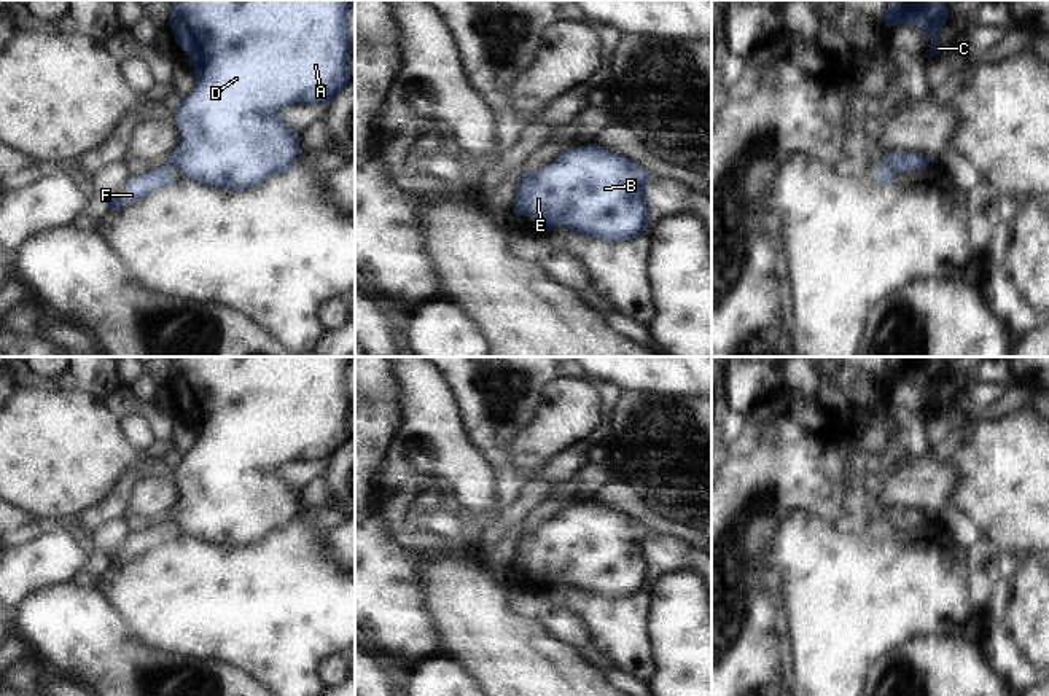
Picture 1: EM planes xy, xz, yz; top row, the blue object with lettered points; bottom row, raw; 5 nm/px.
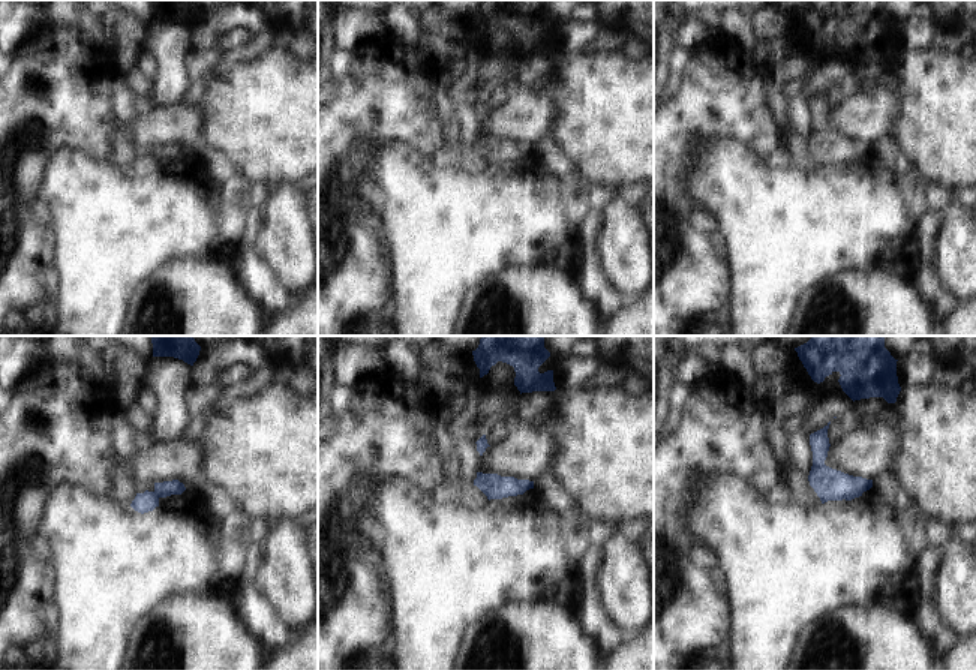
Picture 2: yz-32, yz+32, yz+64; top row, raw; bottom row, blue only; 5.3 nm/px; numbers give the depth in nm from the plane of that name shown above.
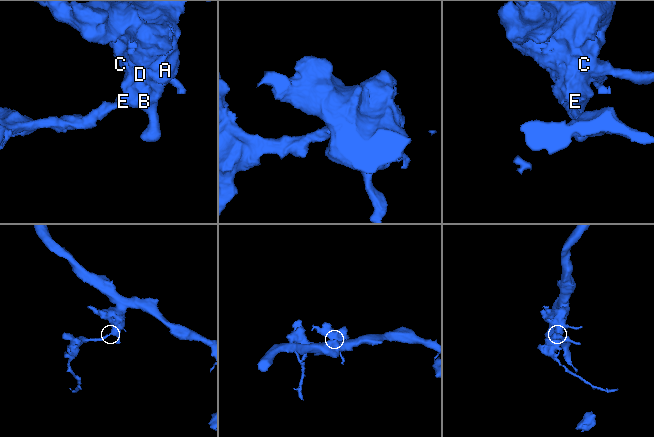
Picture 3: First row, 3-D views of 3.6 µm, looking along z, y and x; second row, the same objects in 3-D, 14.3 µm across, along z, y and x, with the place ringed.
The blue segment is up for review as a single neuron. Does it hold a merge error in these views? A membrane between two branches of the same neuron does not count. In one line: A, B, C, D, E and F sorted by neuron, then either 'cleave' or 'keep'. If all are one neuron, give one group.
A B C D E / F | cleave

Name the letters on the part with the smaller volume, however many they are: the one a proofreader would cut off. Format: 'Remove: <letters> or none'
Remove: F

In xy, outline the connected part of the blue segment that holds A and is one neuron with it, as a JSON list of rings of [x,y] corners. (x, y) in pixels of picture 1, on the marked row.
[[[172,0],[170,29],[175,41],[189,56],[189,64],[197,76],[191,92],[175,107],[174,119],[181,132],[181,142],[169,156],[169,164],[181,169],[186,178],[193,178],[212,188],[231,188],[240,191],[267,180],[277,172],[293,167],[301,154],[299,134],[283,123],[280,110],[293,104],[331,104],[347,84],[350,84],[350,49],[353,46],[349,33],[349,11],[355,0]]]

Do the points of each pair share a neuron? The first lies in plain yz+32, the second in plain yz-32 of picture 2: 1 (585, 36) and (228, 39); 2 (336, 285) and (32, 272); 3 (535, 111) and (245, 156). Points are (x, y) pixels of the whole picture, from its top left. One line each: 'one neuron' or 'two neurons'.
1: one neuron
2: one neuron
3: two neurons

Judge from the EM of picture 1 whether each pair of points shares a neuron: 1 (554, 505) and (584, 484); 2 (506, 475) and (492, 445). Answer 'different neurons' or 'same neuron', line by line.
1: same neuron
2: same neuron

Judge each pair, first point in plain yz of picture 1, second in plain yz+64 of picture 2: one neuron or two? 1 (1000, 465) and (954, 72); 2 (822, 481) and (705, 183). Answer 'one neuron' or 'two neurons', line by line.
1: one neuron
2: two neurons

